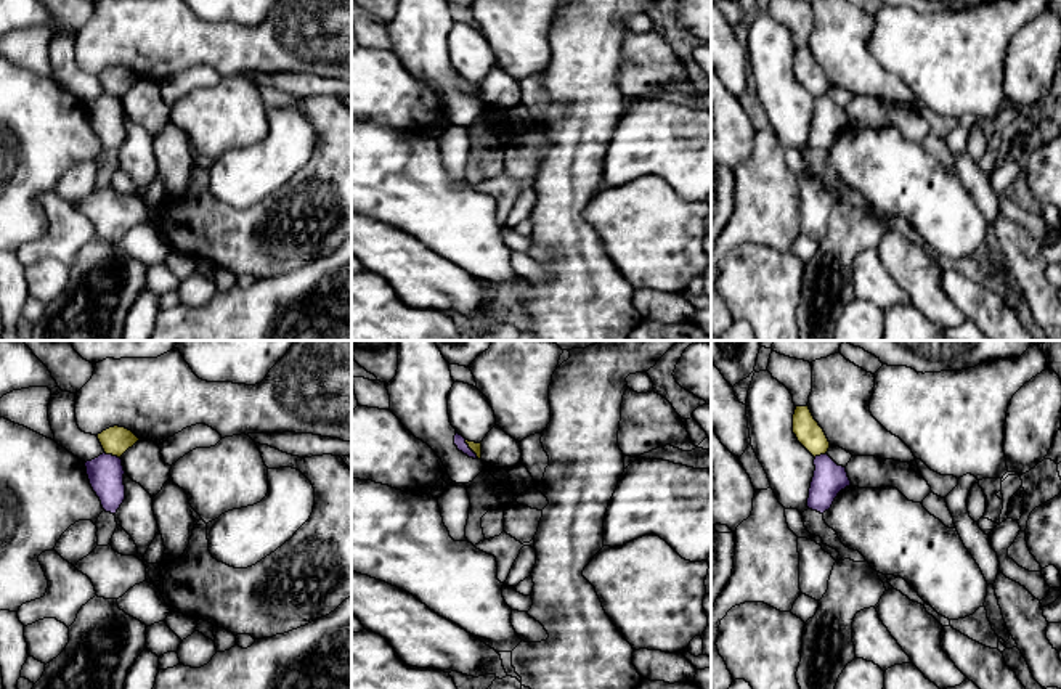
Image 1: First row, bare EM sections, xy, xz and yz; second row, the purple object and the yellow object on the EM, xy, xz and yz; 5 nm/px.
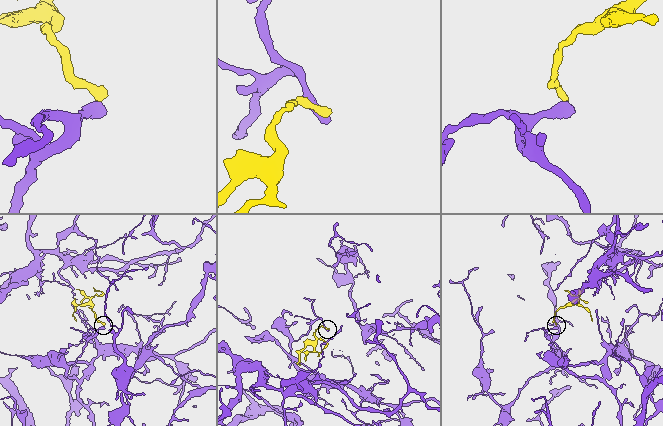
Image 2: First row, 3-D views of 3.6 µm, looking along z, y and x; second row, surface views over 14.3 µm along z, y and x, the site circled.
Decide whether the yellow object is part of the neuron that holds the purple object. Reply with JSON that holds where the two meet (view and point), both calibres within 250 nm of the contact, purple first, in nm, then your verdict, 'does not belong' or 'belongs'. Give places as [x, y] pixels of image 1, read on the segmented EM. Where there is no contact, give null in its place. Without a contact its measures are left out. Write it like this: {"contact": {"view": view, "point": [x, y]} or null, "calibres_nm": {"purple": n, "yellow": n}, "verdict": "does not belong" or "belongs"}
{"contact": {"view": "xz", "point": [469, 448]}, "calibres_nm": {"purple": 60, "yellow": 50}, "verdict": "does not belong"}

